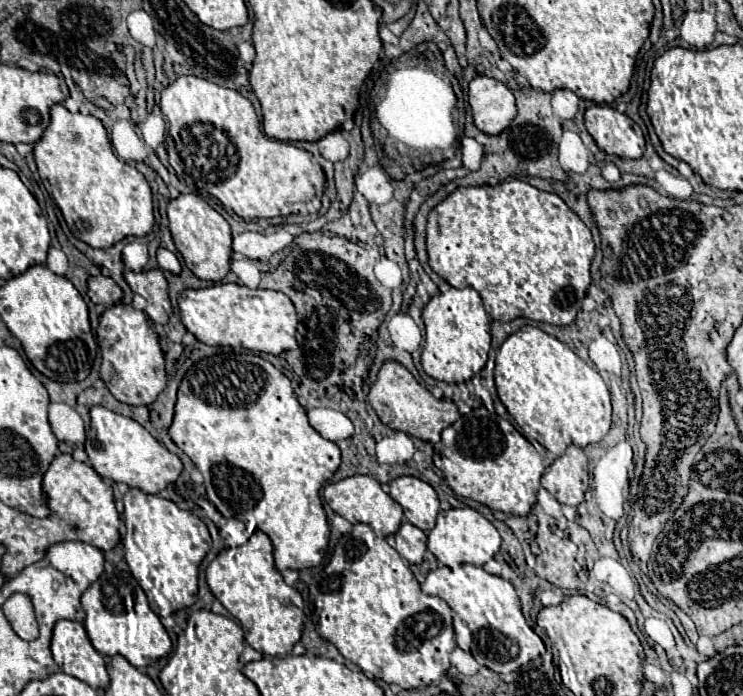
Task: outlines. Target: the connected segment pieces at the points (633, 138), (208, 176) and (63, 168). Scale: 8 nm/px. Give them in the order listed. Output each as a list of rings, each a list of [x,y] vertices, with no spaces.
[[[591,105],[585,111],[585,127],[607,155],[637,159],[645,151],[641,127],[609,105]]]
[[[195,75],[177,77],[171,85],[163,89],[159,107],[169,121],[169,163],[176,174],[181,173],[179,176],[183,176],[192,191],[195,181],[199,187],[207,189],[207,193],[217,197],[225,207],[231,207],[244,220],[269,219],[291,213],[315,215],[321,209],[325,175],[319,173],[313,165],[313,155],[291,143],[267,137],[259,129],[259,119],[251,101],[235,89],[209,83],[207,79]]]
[[[53,105],[51,107],[51,123],[45,129],[43,137],[39,143],[35,143],[33,149],[35,163],[39,169],[39,177],[49,191],[53,201],[63,213],[63,219],[71,233],[79,239],[85,241],[91,247],[105,249],[115,243],[119,243],[125,237],[143,237],[151,233],[153,229],[153,195],[147,179],[131,165],[121,163],[109,143],[107,131],[103,123],[93,117],[93,115],[81,115],[81,113],[69,113],[63,105]]]

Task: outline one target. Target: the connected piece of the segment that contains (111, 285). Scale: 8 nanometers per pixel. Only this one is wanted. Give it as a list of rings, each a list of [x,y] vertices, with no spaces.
[[[91,277],[89,279],[89,291],[87,291],[89,299],[97,305],[105,305],[105,307],[113,307],[121,301],[123,291],[119,289],[119,285],[111,279],[111,277]]]

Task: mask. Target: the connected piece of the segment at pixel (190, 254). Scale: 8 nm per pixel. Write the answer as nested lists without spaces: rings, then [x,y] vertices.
[[[191,193],[171,199],[167,205],[167,217],[175,247],[185,259],[185,265],[199,279],[221,283],[221,279],[229,273],[231,253],[233,253],[229,223],[215,209],[211,209],[199,195],[191,195]]]

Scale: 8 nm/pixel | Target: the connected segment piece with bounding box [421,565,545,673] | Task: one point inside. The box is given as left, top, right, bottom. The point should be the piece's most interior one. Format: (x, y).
(502, 640)

